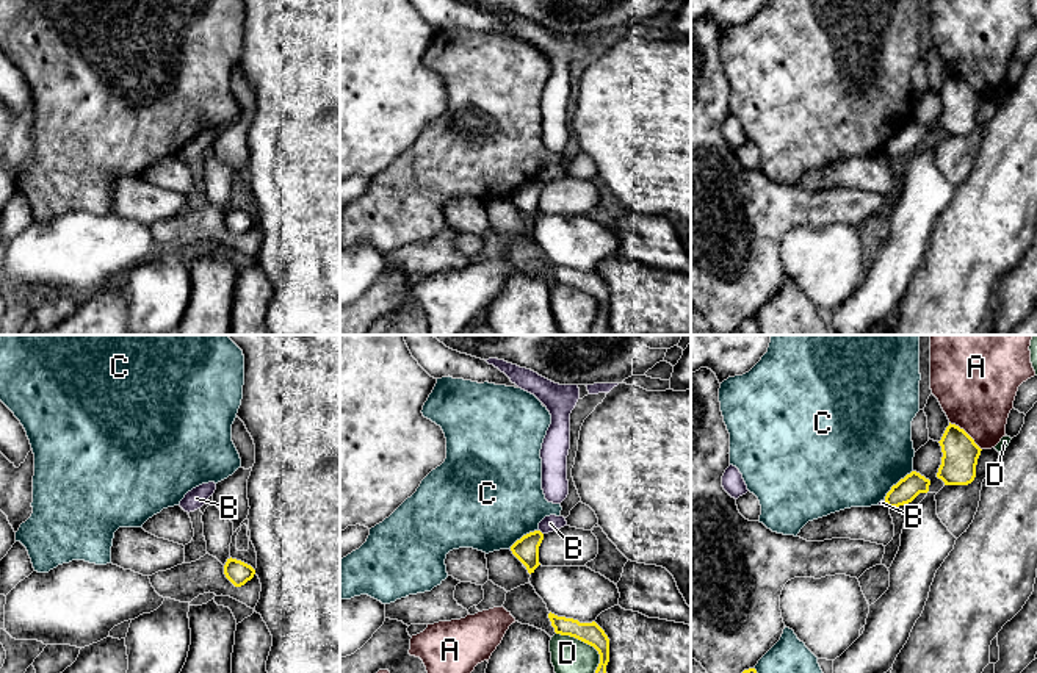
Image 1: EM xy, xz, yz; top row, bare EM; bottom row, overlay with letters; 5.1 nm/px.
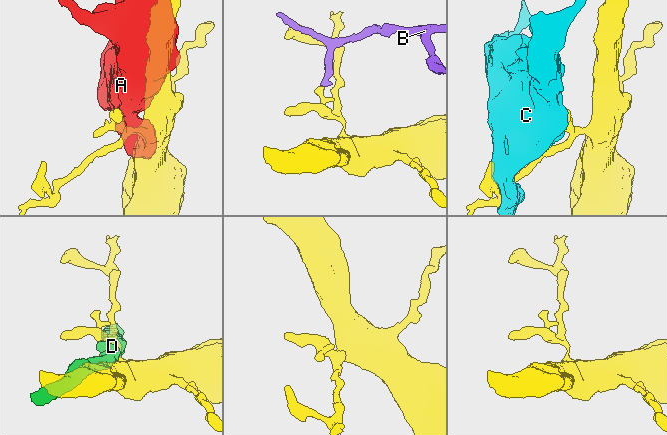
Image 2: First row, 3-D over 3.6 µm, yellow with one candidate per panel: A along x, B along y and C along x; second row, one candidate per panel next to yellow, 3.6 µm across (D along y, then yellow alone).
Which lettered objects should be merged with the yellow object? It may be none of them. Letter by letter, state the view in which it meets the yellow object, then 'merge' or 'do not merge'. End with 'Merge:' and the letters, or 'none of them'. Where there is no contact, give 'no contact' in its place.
A: yz | do not merge
B: xz | do not merge
C: yz | do not merge
D: xz | do not merge
Merge: none of them

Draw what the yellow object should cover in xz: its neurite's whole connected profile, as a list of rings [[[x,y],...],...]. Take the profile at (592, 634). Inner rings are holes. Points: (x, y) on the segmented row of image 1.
[[[551,612],[548,618],[556,634],[570,635],[594,646],[600,654],[600,664],[595,673],[606,673],[606,665],[609,662],[609,639],[595,621],[580,623],[578,620],[558,617]]]

